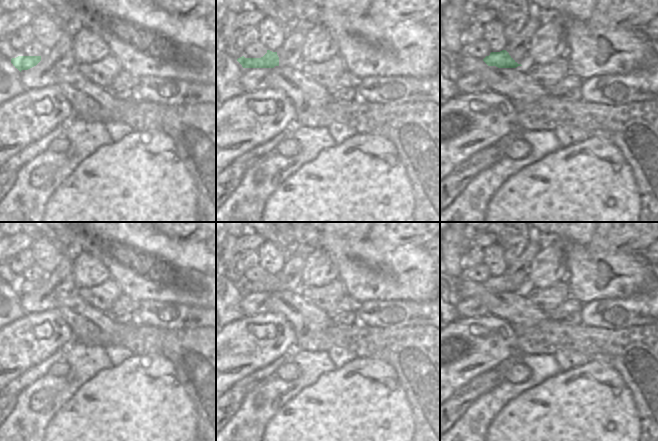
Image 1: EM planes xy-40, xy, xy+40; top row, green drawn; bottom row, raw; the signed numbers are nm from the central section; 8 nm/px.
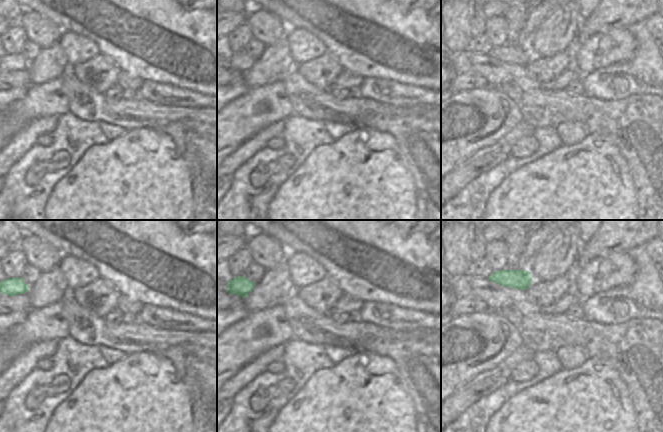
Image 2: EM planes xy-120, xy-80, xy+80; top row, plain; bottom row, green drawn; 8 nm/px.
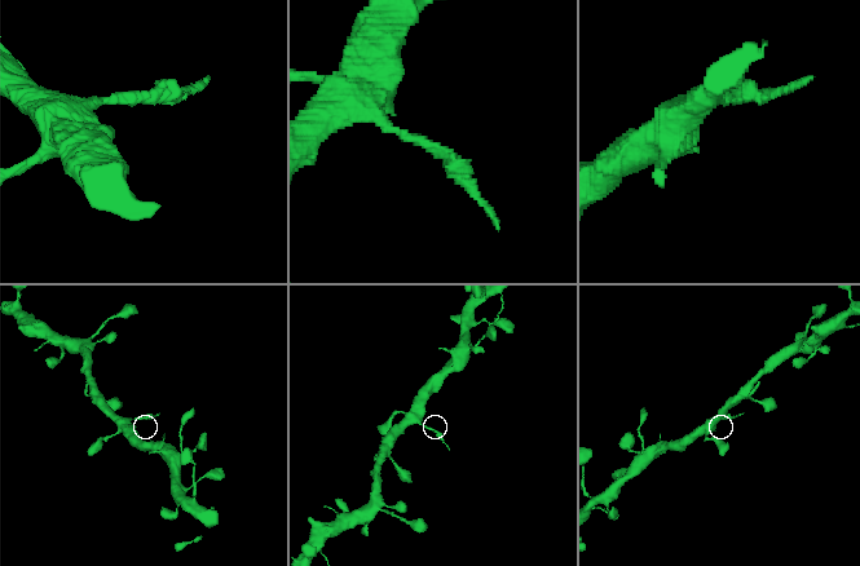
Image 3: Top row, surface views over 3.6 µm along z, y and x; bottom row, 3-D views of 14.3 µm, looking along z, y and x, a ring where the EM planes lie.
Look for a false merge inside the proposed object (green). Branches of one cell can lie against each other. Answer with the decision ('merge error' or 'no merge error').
merge error

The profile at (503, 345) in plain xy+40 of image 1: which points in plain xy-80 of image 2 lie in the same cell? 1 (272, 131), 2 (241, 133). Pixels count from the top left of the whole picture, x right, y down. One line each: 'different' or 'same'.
1: different
2: same

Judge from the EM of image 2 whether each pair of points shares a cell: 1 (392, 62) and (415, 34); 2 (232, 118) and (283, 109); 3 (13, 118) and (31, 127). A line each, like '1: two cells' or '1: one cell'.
1: one cell
2: one cell
3: two cells

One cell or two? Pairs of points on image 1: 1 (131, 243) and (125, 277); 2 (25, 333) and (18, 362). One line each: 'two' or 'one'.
1: one
2: one

